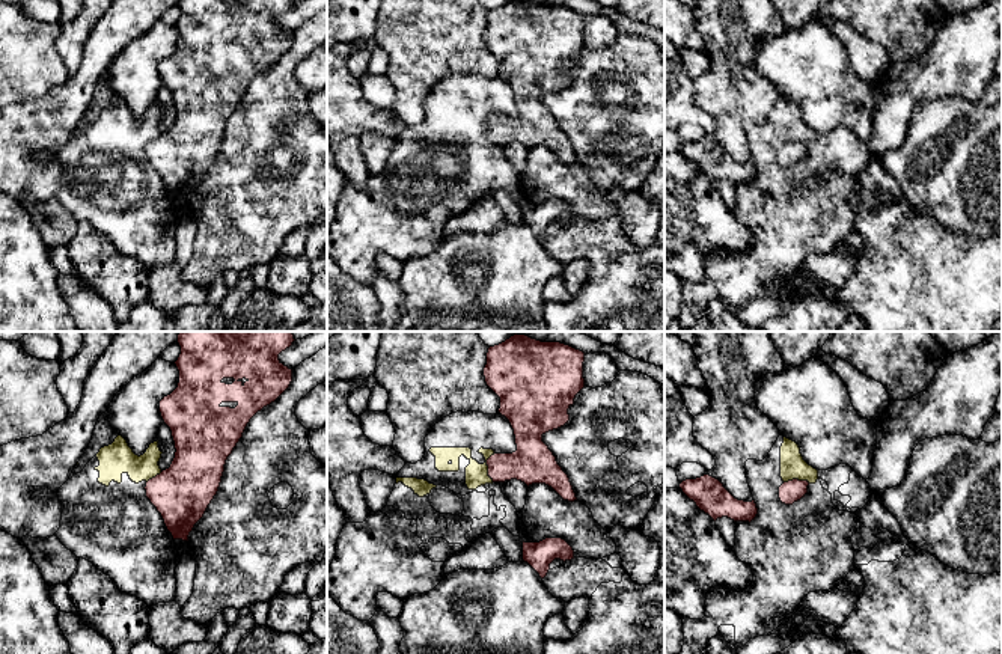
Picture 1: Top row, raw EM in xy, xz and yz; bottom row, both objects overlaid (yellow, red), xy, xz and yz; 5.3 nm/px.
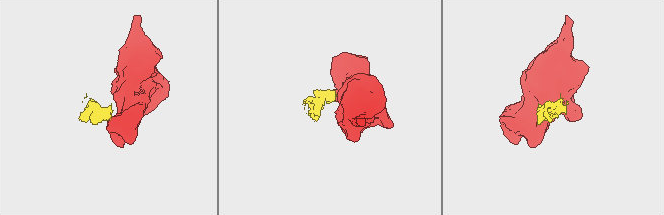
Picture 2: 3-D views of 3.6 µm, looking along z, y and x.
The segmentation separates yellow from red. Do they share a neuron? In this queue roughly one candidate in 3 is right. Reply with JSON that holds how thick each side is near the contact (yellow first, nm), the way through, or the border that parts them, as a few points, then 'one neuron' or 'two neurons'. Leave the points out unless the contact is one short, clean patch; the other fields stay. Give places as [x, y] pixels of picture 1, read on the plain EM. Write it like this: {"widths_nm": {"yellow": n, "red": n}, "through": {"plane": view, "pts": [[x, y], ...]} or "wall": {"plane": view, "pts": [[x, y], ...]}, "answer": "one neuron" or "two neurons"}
{"widths_nm": {"yellow": 120, "red": 220}, "wall": {"plane": "xz", "pts": [[491, 116], [487, 122], [487, 137], [493, 143]]}, "answer": "two neurons"}

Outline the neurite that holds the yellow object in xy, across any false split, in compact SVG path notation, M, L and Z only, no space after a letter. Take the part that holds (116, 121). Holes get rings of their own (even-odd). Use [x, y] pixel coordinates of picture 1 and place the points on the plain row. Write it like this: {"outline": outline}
{"outline": "M118 98L80 136L71 136L57 155L62 182L56 199L60 205L107 237L121 255L143 262L149 270L175 262L175 229L181 220L172 196L145 152L146 145L161 136L163 112L163 105L157 102L139 119Z"}

